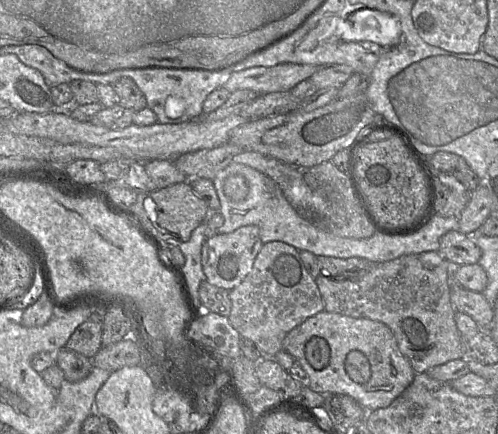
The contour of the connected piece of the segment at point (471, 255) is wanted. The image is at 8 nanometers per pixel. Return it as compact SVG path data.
M451 230L440 239L438 252L452 267L476 264L482 256L480 247L459 230Z

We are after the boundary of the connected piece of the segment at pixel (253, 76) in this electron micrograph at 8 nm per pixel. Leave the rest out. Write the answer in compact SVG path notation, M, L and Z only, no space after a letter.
M283 63L273 67L254 67L233 73L223 86L230 93L249 89L259 95L290 92L301 81L310 79L320 66Z

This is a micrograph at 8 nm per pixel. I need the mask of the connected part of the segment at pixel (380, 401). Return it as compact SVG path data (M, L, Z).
M319 312L287 333L282 350L293 356L305 371L307 386L311 390L320 394L347 395L367 411L388 407L416 375L408 359L400 352L392 331L383 323L366 318Z

